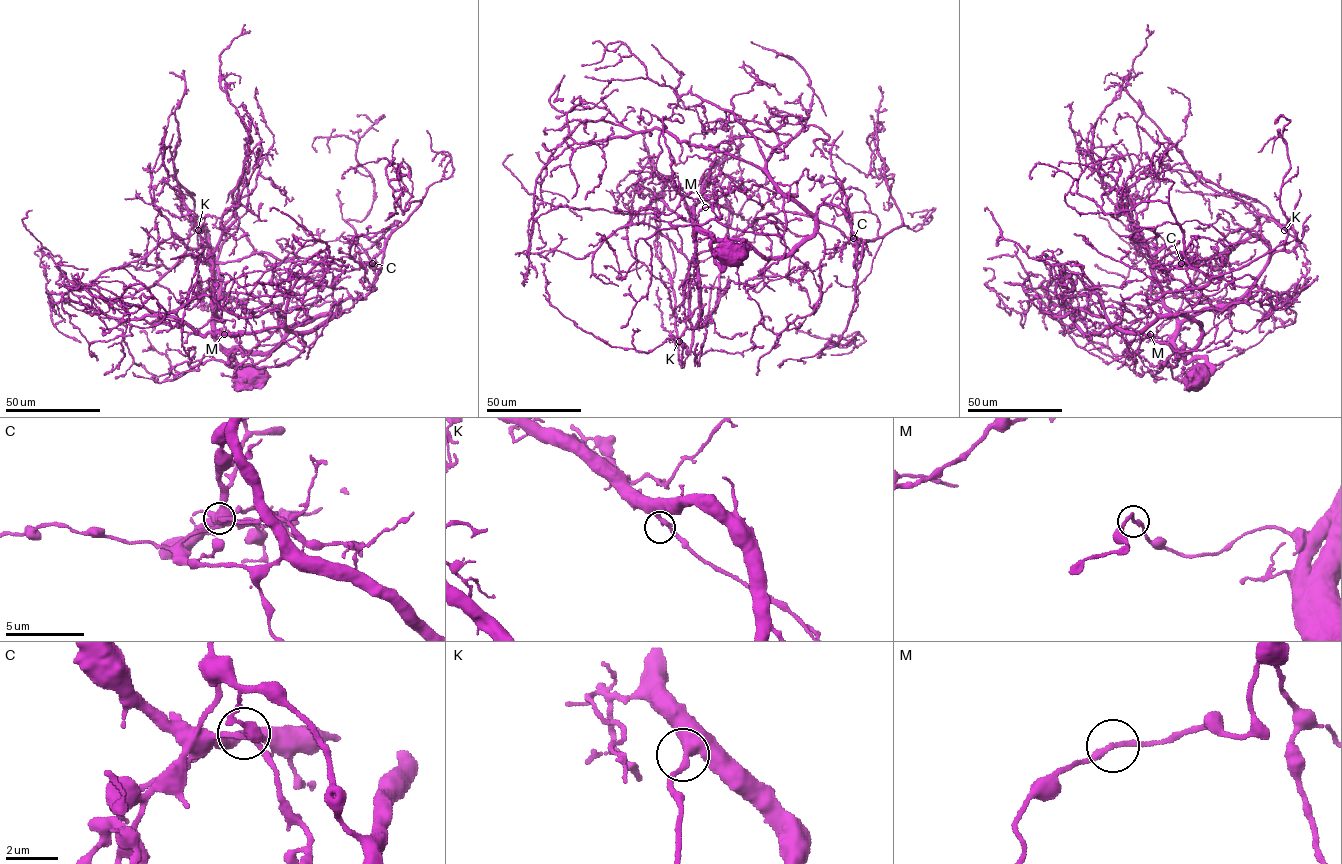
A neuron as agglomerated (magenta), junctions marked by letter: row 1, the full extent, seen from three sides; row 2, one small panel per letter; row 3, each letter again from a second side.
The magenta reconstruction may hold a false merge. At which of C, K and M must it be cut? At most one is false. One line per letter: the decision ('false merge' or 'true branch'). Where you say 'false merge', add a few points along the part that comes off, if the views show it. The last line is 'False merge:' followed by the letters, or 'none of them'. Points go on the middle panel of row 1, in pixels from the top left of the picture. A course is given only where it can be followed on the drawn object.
C: true branch
K: true branch
M: false merge | (705, 207), (698, 212), (694, 231)
False merge: M

